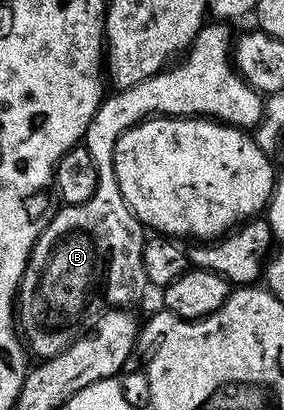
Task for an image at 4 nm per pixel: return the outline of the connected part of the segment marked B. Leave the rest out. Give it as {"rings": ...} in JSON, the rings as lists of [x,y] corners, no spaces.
{"rings":[[[223,21],[208,22],[195,34],[184,63],[177,64],[175,68],[172,66],[164,69],[136,87],[125,87],[111,93],[115,95],[108,94],[96,109],[85,136],[85,146],[91,154],[91,160],[95,162],[97,173],[93,197],[89,197],[89,201],[81,205],[60,206],[60,211],[51,220],[46,220],[19,282],[17,327],[32,356],[39,355],[35,357],[40,360],[52,359],[57,353],[67,350],[104,311],[126,308],[131,305],[127,303],[137,302],[142,297],[143,290],[148,290],[149,284],[143,268],[145,228],[129,209],[125,197],[121,197],[115,176],[115,142],[119,140],[121,133],[152,117],[206,117],[220,123],[230,123],[232,127],[254,129],[259,126],[265,99],[235,70],[233,34],[227,27],[230,26]]]}

